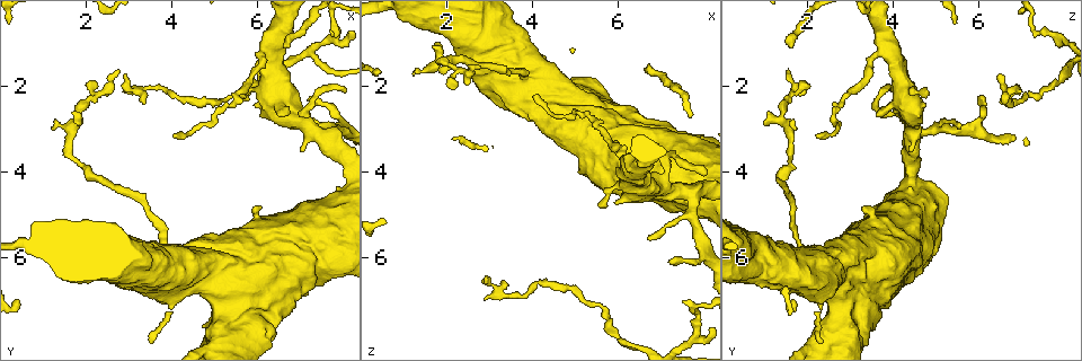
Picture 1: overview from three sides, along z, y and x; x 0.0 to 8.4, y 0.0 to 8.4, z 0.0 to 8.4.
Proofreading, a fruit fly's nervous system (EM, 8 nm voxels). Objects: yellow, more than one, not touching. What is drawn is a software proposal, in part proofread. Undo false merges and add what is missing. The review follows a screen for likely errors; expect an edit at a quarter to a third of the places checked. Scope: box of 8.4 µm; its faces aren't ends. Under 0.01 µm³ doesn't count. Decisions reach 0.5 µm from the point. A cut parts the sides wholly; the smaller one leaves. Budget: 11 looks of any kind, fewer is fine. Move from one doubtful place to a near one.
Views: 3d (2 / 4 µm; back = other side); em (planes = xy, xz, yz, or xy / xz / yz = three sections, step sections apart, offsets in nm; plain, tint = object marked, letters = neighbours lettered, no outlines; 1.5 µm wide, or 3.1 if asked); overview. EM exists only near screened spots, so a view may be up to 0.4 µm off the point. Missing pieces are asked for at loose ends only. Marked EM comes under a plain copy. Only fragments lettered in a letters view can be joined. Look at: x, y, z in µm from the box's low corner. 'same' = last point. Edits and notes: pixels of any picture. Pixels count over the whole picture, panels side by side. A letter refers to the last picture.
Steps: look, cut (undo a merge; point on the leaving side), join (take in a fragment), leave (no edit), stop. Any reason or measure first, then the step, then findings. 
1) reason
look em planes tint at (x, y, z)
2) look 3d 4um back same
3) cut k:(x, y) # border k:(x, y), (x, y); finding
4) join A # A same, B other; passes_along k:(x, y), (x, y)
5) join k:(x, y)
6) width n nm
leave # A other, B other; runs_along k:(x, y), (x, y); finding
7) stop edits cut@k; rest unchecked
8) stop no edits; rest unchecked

sharp bend
look 3d 4um at (7.65, 0.90, 7.90)

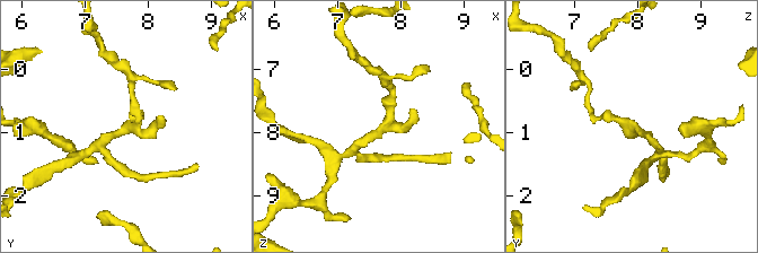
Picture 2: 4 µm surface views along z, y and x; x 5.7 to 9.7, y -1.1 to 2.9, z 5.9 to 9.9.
look em xz step 8 tint at (7.70, 0.95, 7.95)

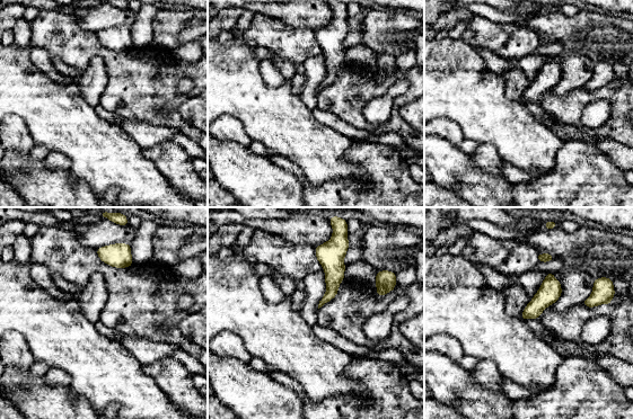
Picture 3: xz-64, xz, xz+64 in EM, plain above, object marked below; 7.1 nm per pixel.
look em xz step 8 letters same

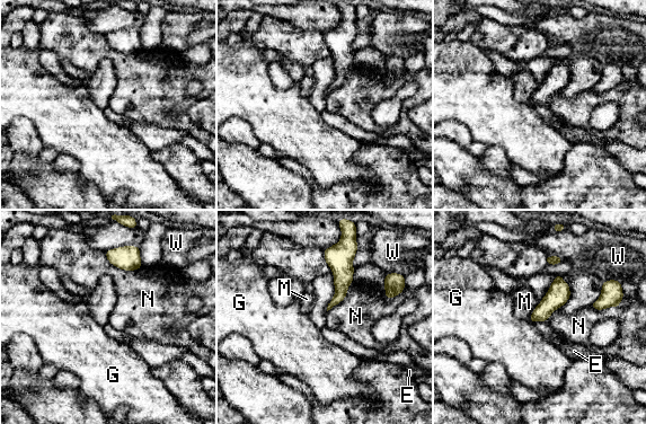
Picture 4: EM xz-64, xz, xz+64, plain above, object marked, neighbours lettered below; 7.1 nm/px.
longest_contact N 300 nm
leave # E other, G other, M other, N other, W other; one cell here

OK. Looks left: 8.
thick turns thin
look em planes letters at (5.00, 2.35, 6.80)

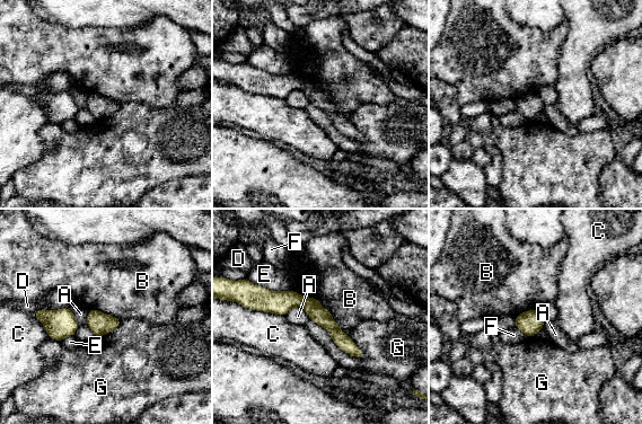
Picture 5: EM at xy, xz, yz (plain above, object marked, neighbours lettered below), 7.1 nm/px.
longest_contact B 440 nm
leave # A other, B other, C other, D other, E other, F other, G other; continuous, no second cell

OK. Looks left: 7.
look 3d 4um at (6.45, 2.70, 3.60)

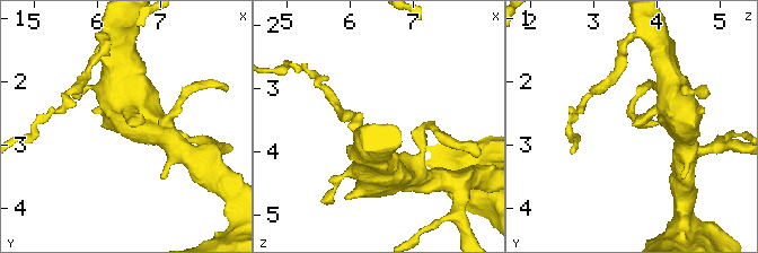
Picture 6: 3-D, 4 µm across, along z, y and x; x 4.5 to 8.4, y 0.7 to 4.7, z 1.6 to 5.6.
need the tissue
look em planes letters at (6.50, 2.65, 3.60)

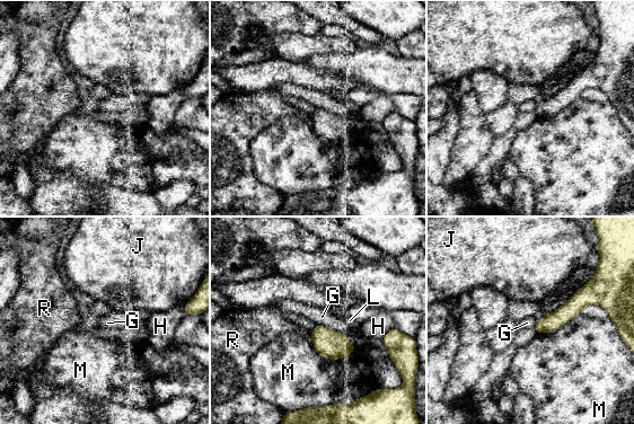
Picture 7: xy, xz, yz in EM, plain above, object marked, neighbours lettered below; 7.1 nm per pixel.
leave # G other, H other, J other, L other, M other, R other; runs_along 7:(598, 301), (579, 300), (538, 328); none of them fits

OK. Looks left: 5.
branch stops here
look em planes letters at (2.20, 2.05, 2.05)

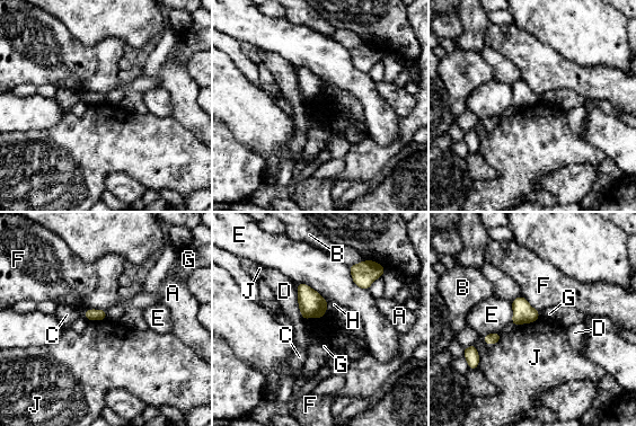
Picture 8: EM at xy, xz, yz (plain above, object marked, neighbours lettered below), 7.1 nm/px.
width 80 nm
leave # A other, B other, C other, D other, E other, F other, G other, H other, J other; border 8:(327, 310), (321, 317), (305, 319); no lettered fragment goes on from it

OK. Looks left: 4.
stop no edits; rest unchecked

